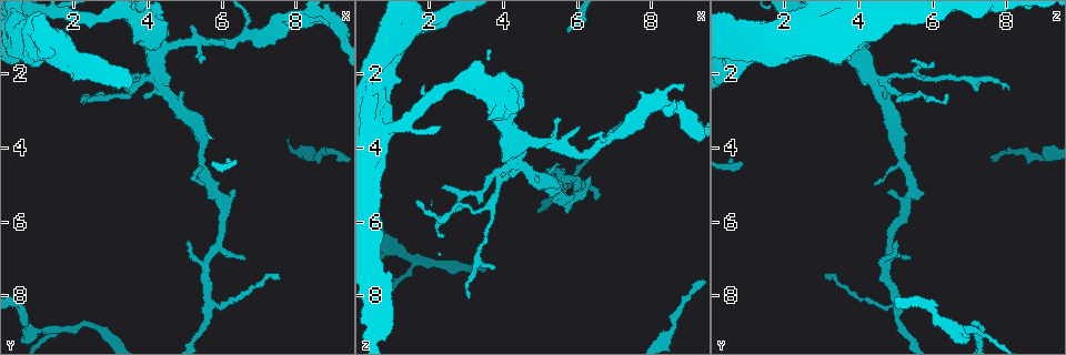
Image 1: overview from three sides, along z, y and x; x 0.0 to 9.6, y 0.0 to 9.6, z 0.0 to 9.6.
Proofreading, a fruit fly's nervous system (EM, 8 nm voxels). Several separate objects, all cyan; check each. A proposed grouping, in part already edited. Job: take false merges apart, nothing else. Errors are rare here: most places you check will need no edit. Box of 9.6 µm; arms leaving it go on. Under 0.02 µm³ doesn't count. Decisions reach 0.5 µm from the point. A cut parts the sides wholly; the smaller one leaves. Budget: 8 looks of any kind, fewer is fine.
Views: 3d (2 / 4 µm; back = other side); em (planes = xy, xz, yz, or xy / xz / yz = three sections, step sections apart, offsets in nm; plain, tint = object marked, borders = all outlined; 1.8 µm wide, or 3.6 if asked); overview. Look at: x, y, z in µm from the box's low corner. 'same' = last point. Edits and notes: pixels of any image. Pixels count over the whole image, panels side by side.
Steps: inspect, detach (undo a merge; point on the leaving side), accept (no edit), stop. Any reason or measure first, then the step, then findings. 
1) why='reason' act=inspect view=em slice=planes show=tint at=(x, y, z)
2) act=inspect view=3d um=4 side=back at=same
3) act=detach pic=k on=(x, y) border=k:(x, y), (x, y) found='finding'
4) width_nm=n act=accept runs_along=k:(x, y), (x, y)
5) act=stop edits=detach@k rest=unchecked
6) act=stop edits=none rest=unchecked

act=inspect view=em um=3.6 slice=xz step=16 show=borders at=(4.30, 2.20, 4.50)

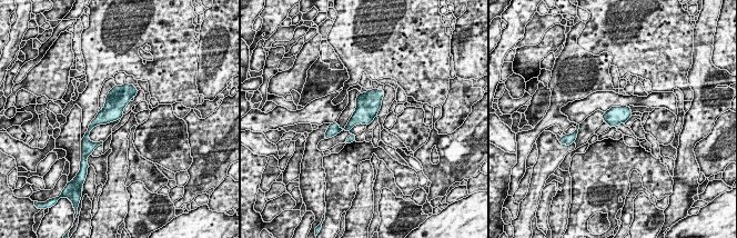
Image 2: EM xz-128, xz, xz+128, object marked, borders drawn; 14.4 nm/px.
act=accept found='continuous, no second neuron'

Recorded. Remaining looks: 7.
act=inspect view=3d um=4 at=(0.80, 1.15, 1.75)

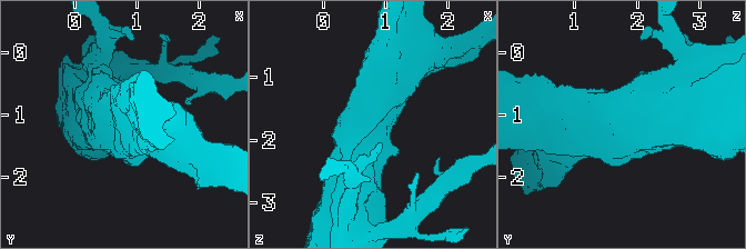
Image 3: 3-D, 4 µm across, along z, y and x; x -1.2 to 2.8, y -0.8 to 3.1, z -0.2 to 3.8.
act=inspect view=em um=3.6 slice=planes show=tint at=(0.80, 1.15, 1.75)

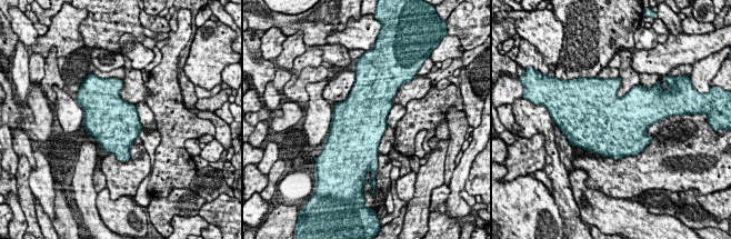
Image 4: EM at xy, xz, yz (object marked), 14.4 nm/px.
act=accept found='continuous, no second neuron'

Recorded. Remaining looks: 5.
why='three arms meet' act=inspect view=em slice=planes show=borders at=(5.70, 8.10, 5.00)

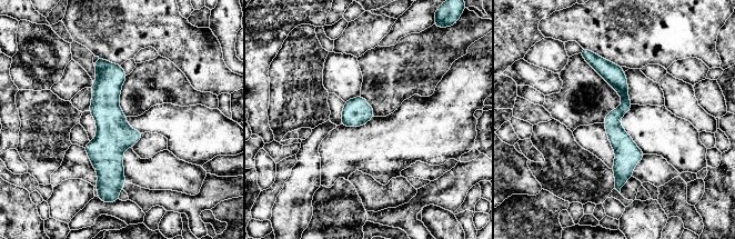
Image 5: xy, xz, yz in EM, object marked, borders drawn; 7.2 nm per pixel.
act=accept runs_along=5:(590, 56), (624, 93), (615, 116), (621, 182) found='one neuron here'

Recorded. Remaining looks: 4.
why='sudden change in width' act=inspect view=3d um=2 at=(8.50, 4.25, 8.90)

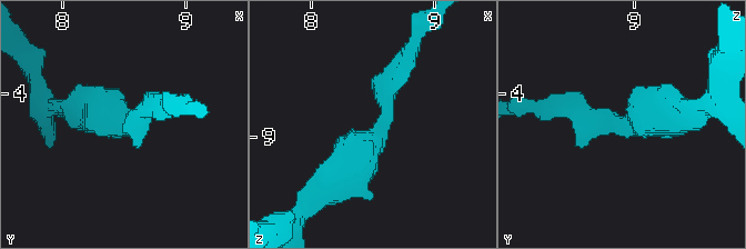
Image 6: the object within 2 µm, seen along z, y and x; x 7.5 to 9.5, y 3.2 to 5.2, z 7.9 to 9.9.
act=inspect view=em slice=xy step=4 show=tint at=(8.58, 4.24, 8.92)

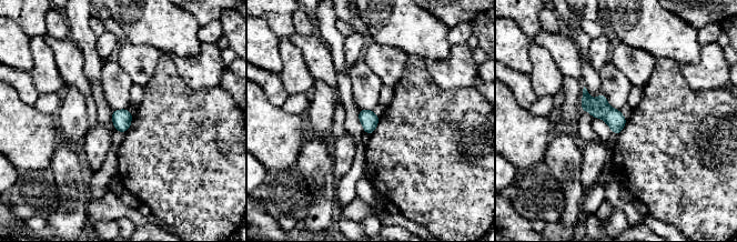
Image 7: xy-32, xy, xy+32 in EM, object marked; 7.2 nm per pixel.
why='cut it another way' act=inspect view=em slice=yz step=16 show=tint at=same

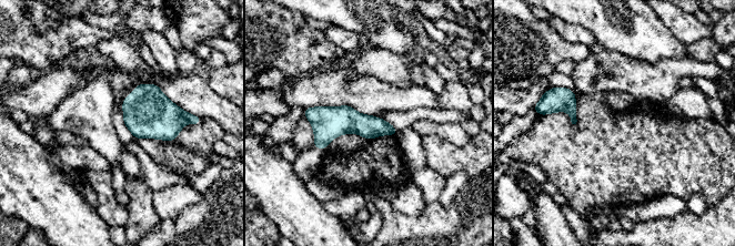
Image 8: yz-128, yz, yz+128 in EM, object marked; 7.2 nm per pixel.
width_nm=130 act=accept runs_along=8:(306, 111), (325, 121), (393, 132) found='all the same neuron'

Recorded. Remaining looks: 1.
act=stop edits=none rest=unchecked

